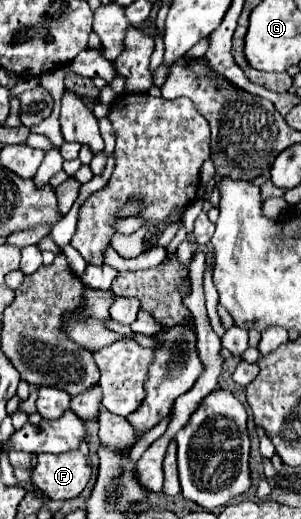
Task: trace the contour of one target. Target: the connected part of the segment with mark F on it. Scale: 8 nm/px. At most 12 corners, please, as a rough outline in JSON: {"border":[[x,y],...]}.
{"border":[[87,442],[37,454],[33,484],[51,500],[81,494],[91,476]]}

